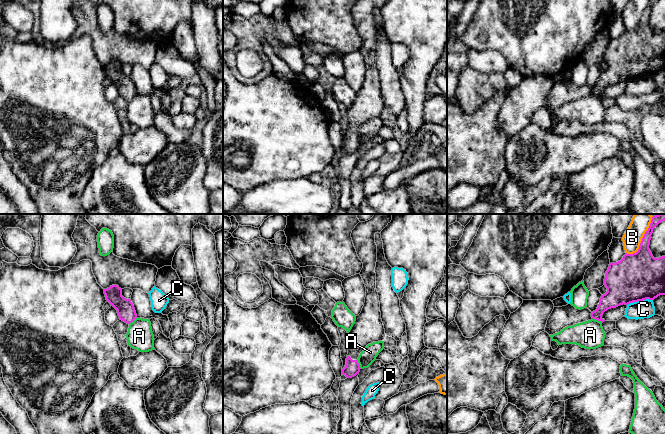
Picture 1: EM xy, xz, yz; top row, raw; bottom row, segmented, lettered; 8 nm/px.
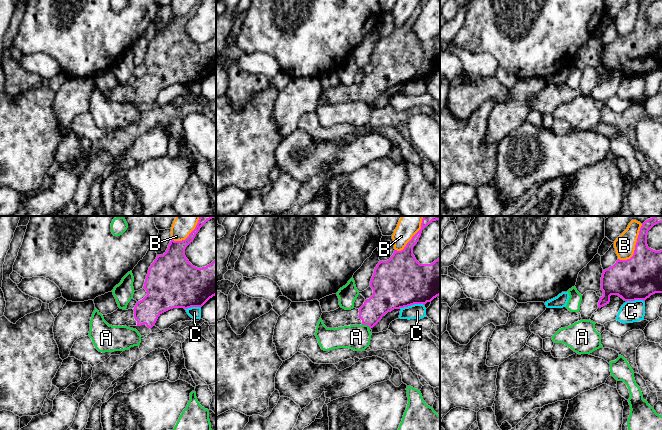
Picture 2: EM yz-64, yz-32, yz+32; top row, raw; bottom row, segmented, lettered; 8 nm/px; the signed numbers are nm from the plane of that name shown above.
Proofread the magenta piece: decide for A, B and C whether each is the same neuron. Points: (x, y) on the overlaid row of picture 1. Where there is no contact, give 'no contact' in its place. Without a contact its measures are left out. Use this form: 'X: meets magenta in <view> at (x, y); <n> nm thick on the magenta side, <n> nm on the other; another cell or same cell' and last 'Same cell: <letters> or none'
A: meets magenta in yz at (597, 319); 170 nm thick on the magenta side, 220 nm on the other; another cell
B: meets magenta in yz at (642, 238); 280 nm thick on the magenta side, 150 nm on the other; another cell
C: meets magenta in yz at (639, 300); 380 nm thick on the magenta side, 140 nm on the other; another cell
Same cell: none

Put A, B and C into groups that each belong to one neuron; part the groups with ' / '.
A / B / C

